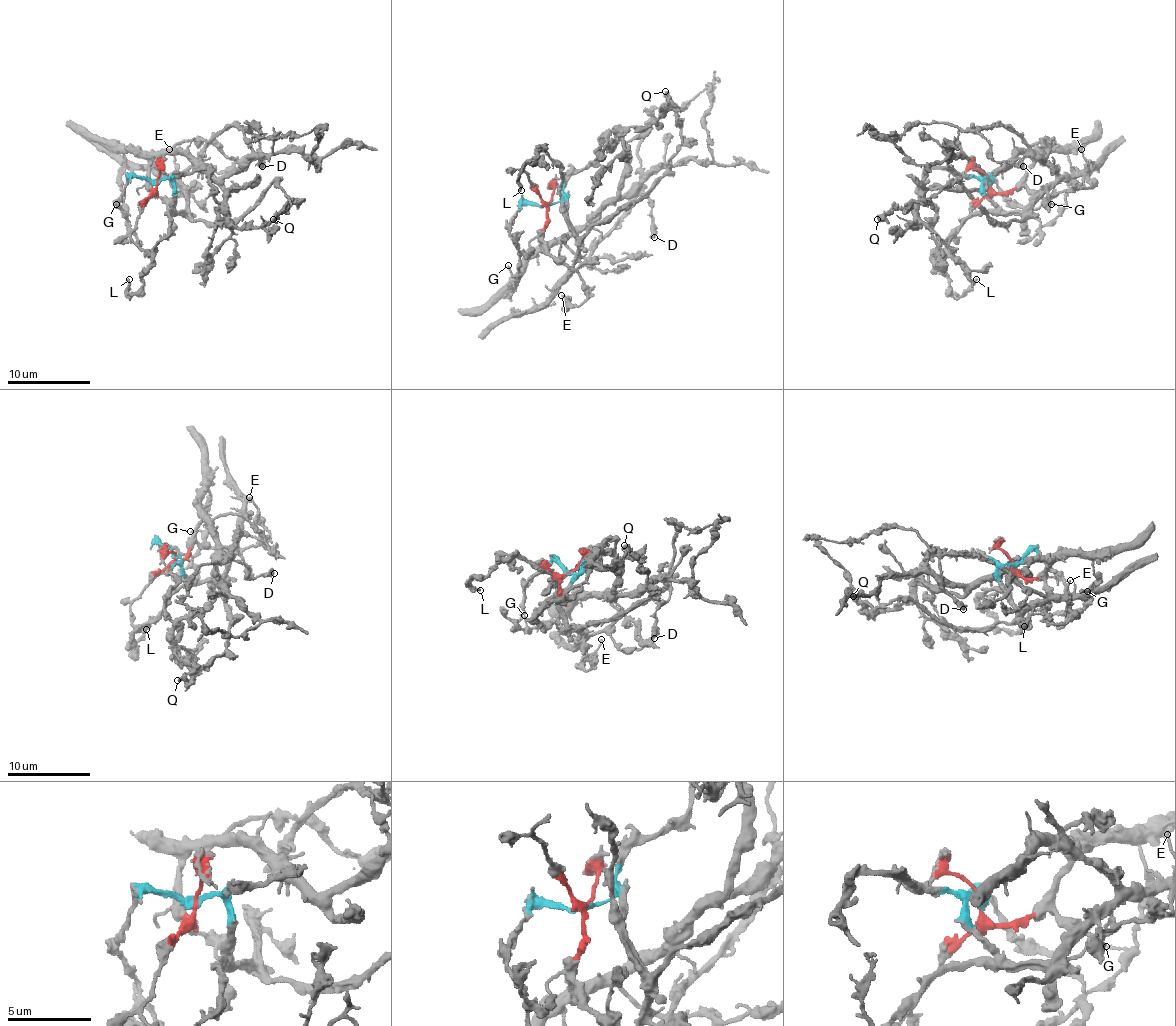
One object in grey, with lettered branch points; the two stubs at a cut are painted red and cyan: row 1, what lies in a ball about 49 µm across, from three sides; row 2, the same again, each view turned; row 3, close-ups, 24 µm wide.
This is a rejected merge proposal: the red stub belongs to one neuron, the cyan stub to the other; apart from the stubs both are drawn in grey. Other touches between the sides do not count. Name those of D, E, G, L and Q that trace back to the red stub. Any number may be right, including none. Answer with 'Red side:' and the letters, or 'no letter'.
Red side: E, G

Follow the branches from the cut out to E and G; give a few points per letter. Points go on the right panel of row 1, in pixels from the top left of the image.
E: (989, 183), (997, 192), (1013, 192), (1024, 185), (1042, 198), (1092, 185), (1082, 148)
G: (989, 183), (997, 192), (1009, 192), (1032, 163), (1046, 152), (1065, 152), (1071, 173), (1065, 202), (1051, 204)

